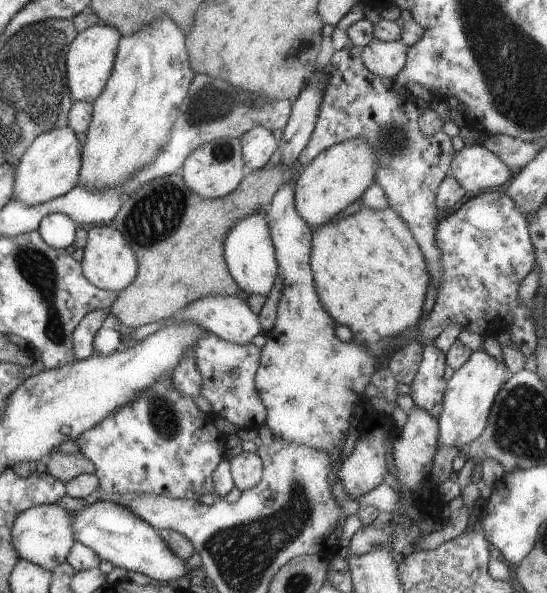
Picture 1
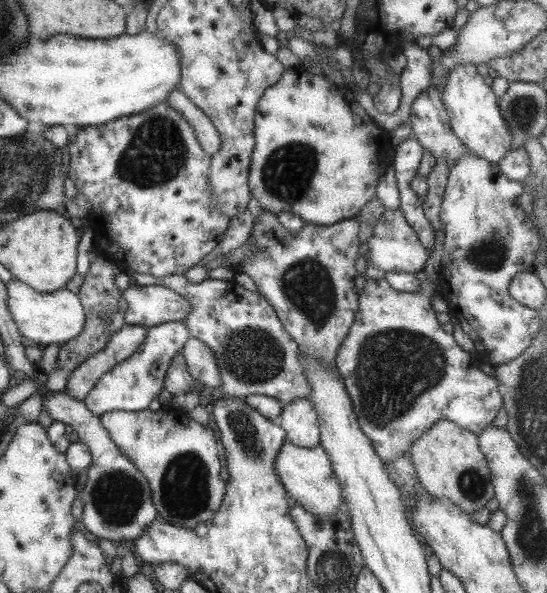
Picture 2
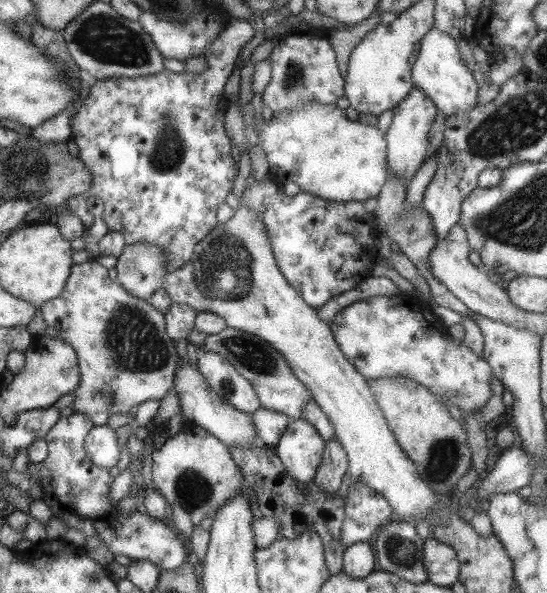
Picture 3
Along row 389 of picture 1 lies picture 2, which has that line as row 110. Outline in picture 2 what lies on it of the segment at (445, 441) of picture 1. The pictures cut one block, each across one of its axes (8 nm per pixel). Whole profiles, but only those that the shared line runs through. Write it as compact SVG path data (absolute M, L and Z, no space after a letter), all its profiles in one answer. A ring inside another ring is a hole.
M456 64L447 78L441 100L450 118L451 130L470 150L470 155L498 163L512 151L512 139L507 121L498 107L498 97L484 82L474 64Z

